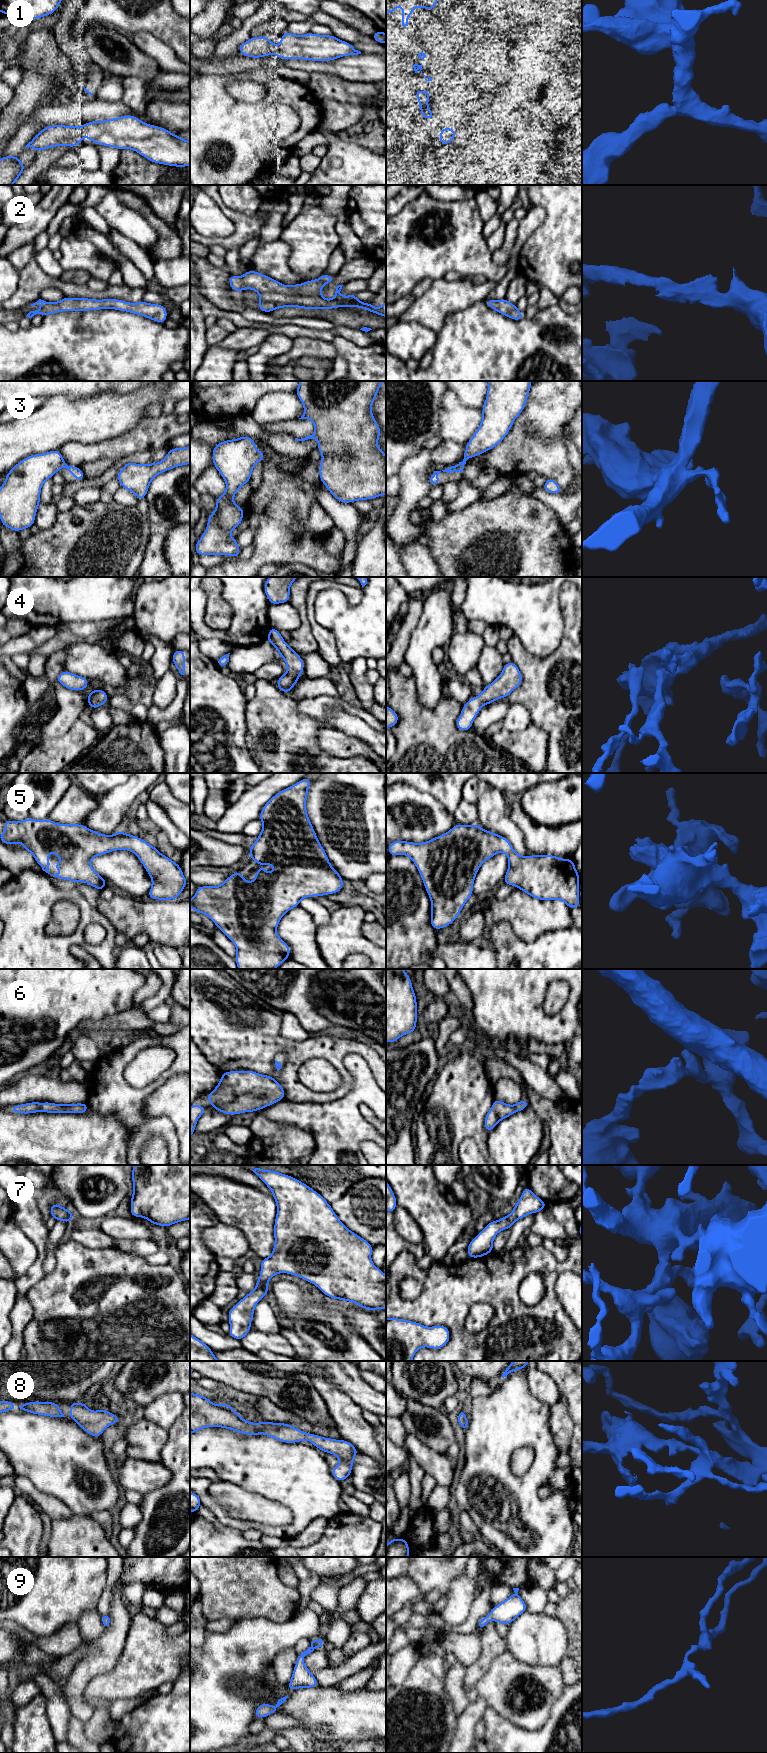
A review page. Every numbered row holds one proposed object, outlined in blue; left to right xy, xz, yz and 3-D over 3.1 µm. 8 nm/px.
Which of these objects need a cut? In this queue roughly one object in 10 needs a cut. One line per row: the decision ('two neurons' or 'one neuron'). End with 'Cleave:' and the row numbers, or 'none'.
1: one neuron
2: one neuron
3: one neuron
4: one neuron
5: one neuron
6: one neuron
7: one neuron
8: one neuron
9: one neuron
Cleave: none

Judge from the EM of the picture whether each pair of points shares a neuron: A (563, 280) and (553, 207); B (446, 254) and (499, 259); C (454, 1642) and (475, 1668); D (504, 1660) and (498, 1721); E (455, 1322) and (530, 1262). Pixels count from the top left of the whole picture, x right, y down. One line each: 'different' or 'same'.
A: same
B: different
C: different
D: different
E: same

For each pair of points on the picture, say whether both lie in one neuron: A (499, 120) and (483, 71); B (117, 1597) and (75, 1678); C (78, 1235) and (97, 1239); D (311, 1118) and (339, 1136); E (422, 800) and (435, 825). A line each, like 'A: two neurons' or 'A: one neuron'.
A: two neurons
B: one neuron
C: one neuron
D: one neuron
E: one neuron

